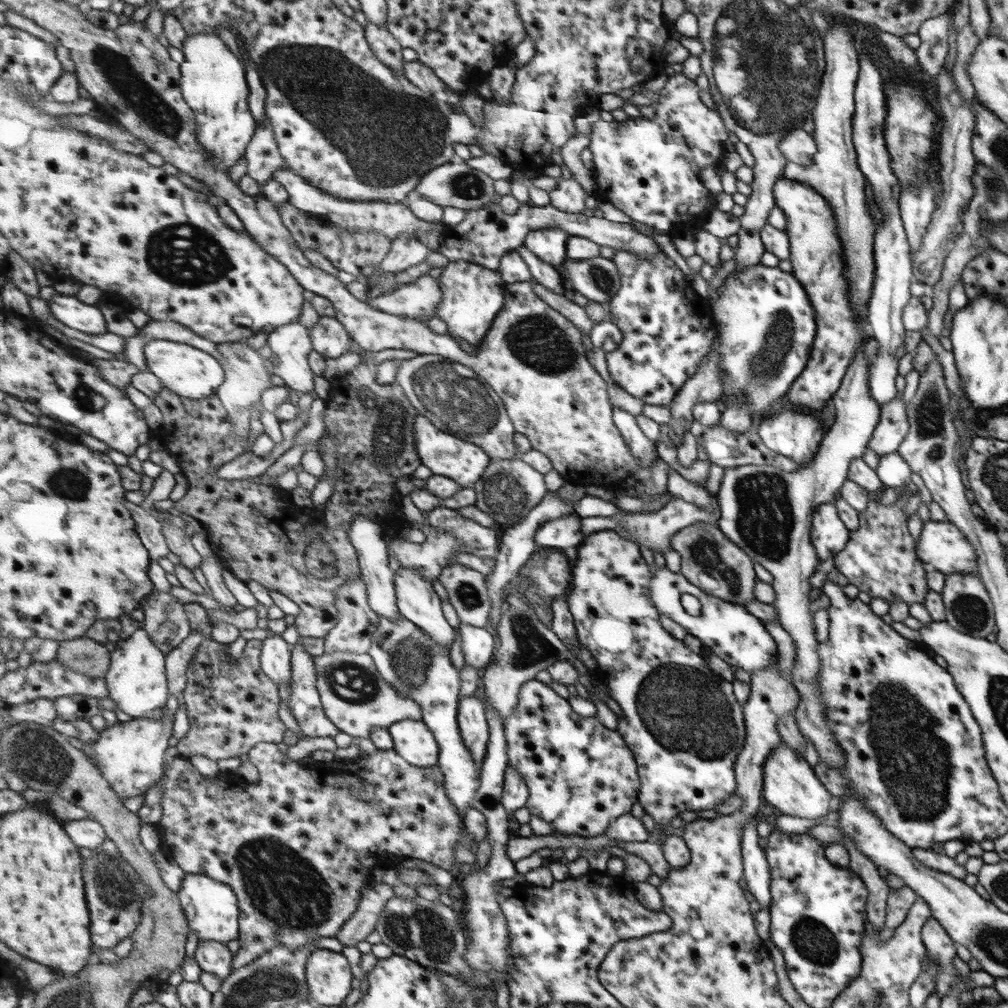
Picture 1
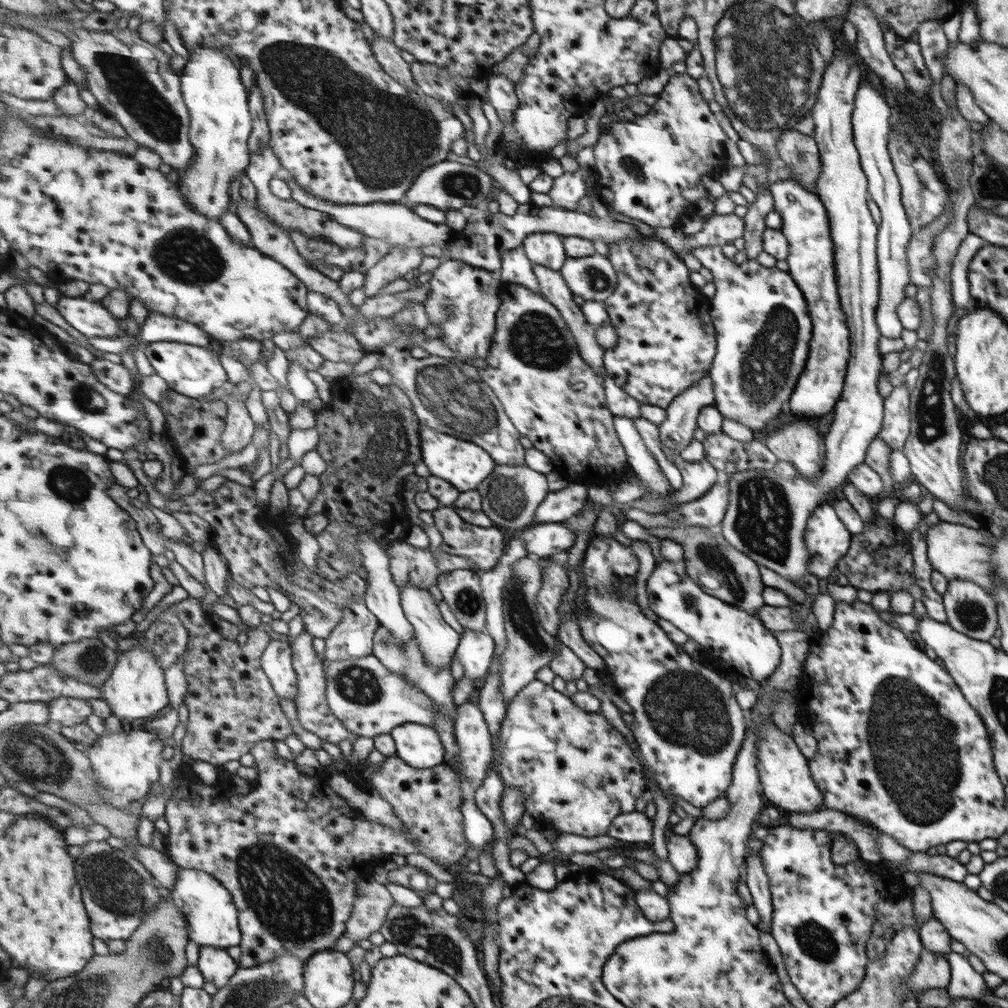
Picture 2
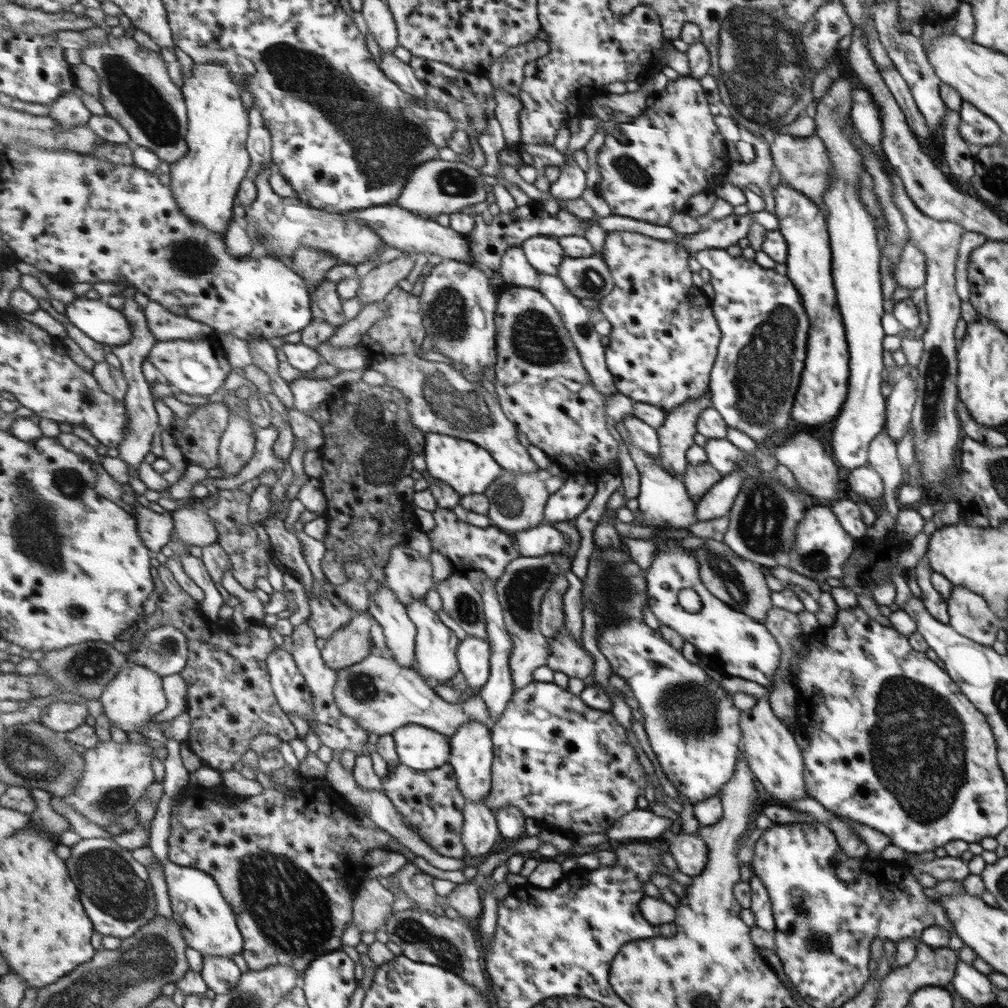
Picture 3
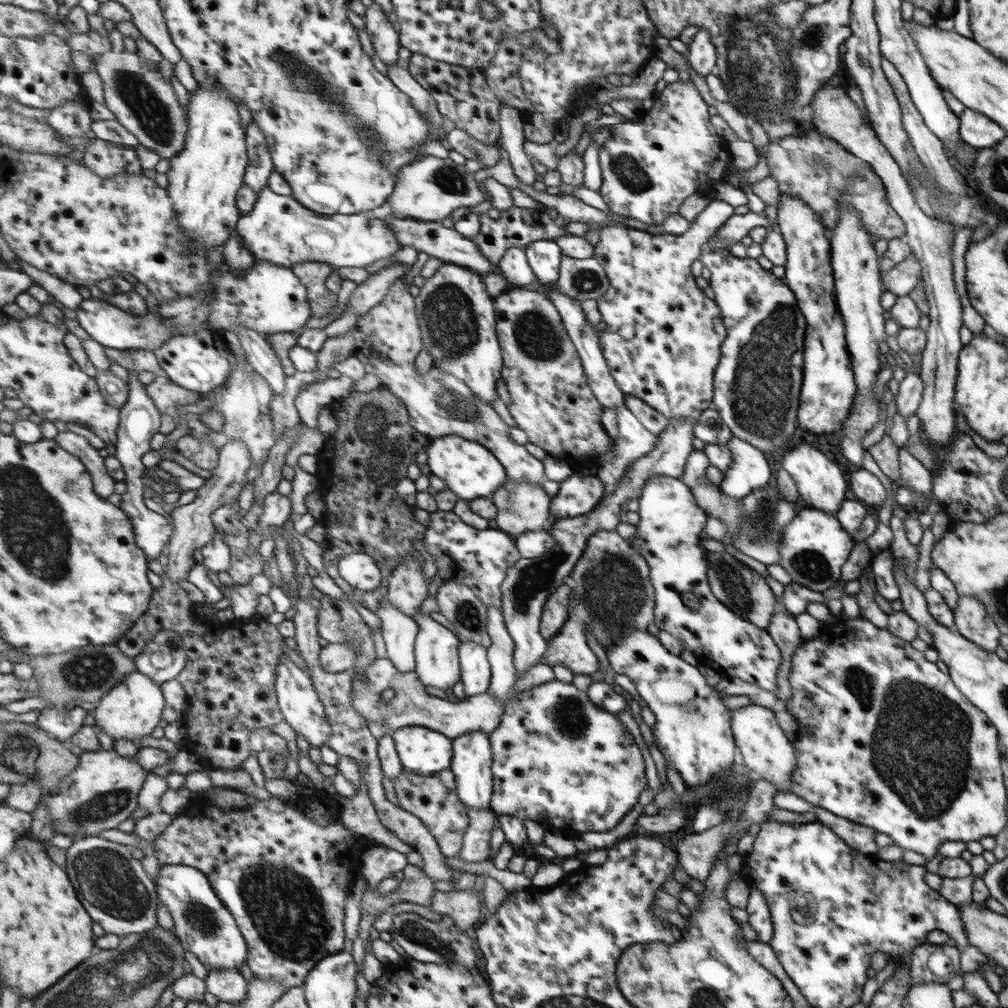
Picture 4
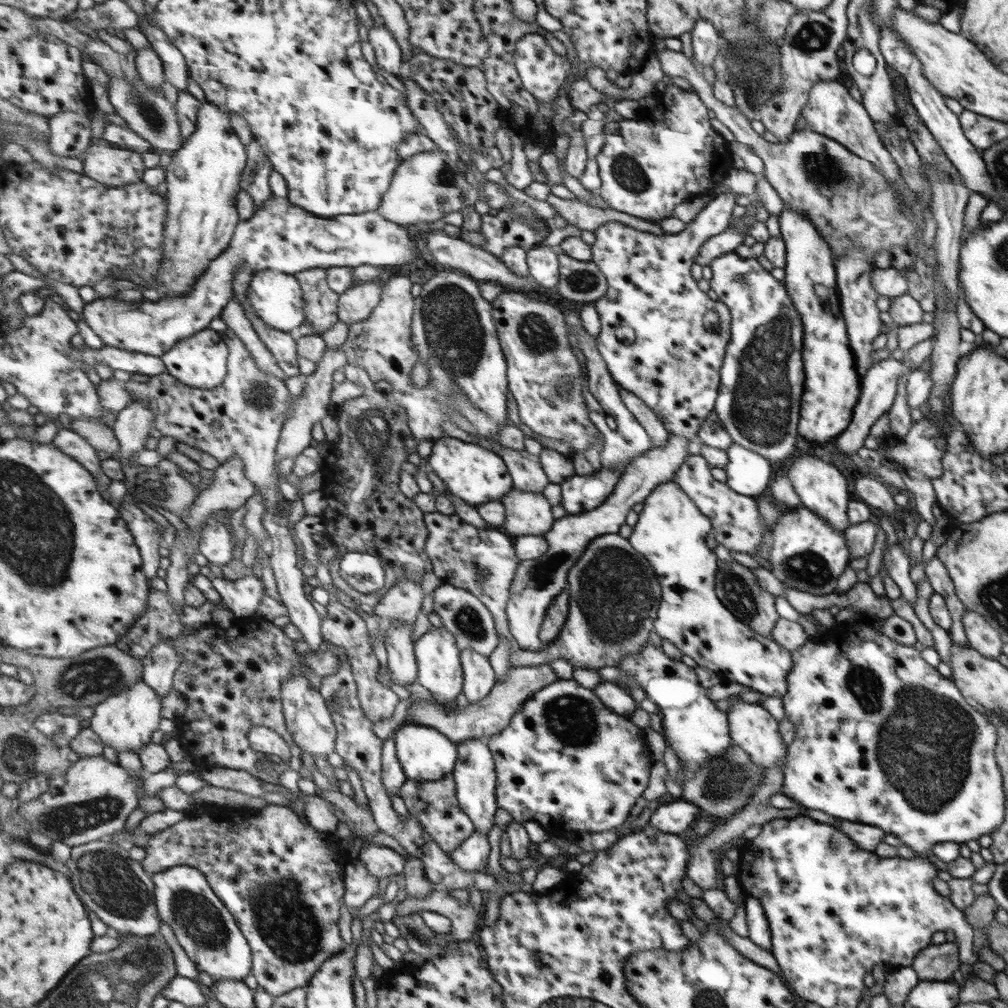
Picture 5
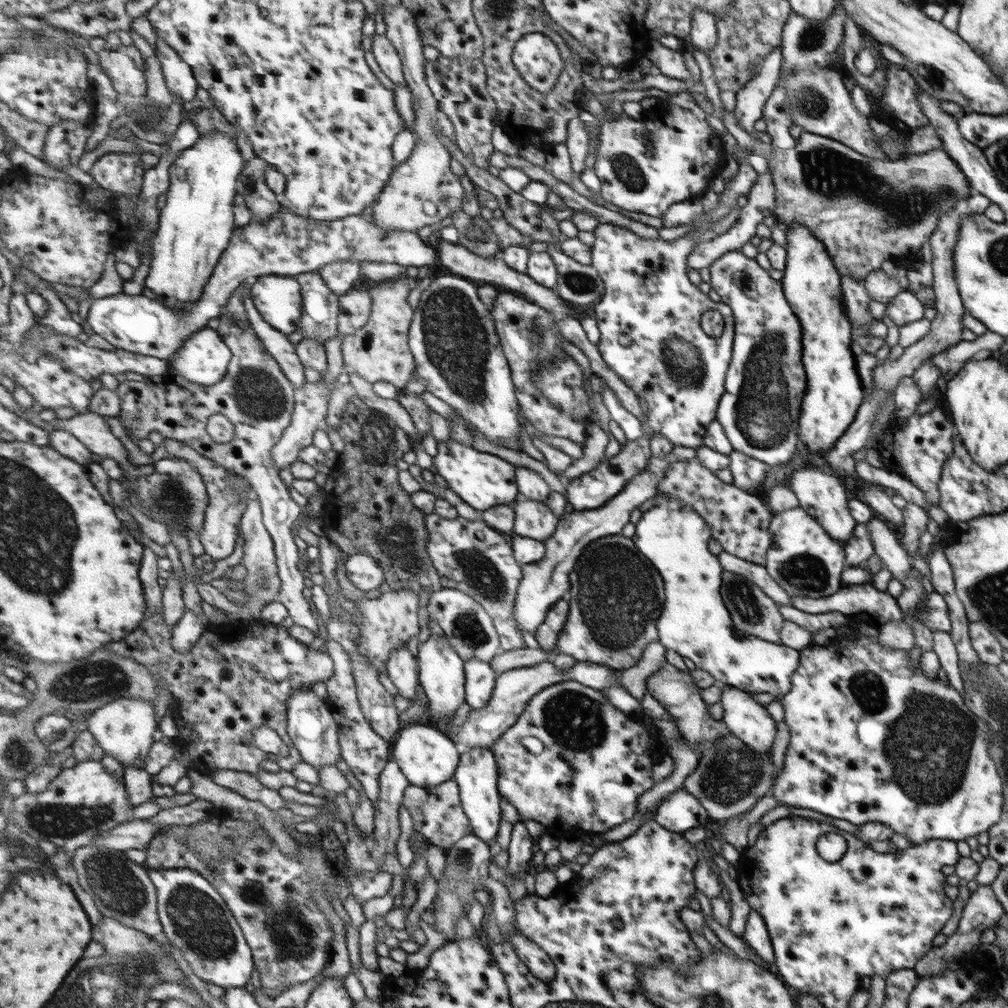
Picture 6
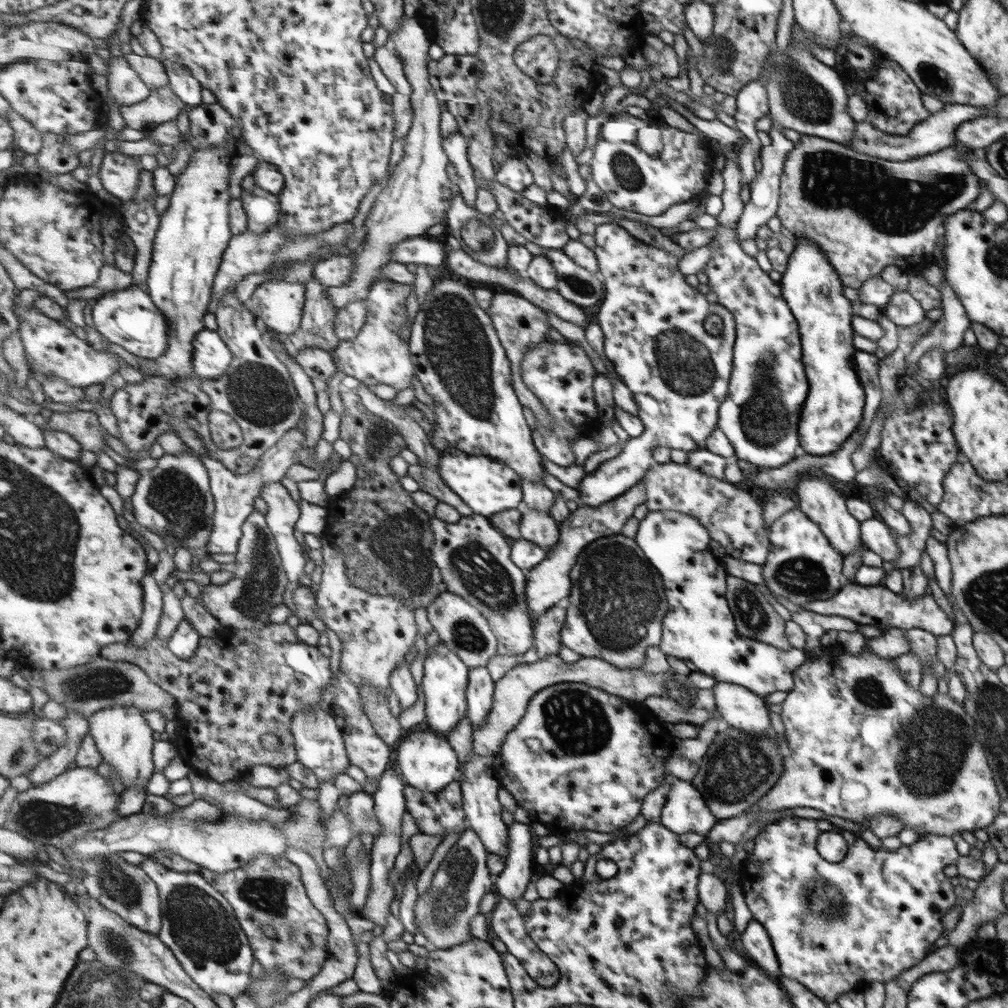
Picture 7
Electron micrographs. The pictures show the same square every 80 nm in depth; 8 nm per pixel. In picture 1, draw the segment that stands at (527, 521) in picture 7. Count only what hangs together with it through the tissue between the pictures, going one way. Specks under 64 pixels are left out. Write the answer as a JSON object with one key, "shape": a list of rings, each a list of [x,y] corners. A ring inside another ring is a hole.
{"shape":[[[501,458],[491,460],[486,474],[473,488],[478,494],[476,506],[503,528],[511,528],[521,523],[550,492],[545,474],[538,472],[531,464],[520,458],[507,461]]]}

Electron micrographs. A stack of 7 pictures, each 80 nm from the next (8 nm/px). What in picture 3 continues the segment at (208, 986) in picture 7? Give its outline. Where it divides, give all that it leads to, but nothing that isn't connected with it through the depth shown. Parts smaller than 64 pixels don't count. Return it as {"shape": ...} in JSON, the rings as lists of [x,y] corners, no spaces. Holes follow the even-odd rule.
{"shape":[[[171,739],[167,741],[167,747],[168,757],[163,762],[165,766],[164,793],[149,822],[148,847],[153,850],[153,857],[161,864],[175,921],[181,924],[181,929],[190,936],[193,948],[203,958],[211,955],[231,959],[235,955],[242,955],[245,950],[245,939],[234,907],[227,902],[213,875],[207,874],[204,870],[175,864],[168,858],[167,839],[172,828],[172,800],[190,784],[190,770],[185,768],[182,759],[182,743]]]}

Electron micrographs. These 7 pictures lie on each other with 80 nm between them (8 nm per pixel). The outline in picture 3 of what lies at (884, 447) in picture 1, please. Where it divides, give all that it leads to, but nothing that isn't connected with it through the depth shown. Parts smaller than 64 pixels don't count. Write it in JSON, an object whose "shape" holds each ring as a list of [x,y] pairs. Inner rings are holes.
{"shape":[[[906,376],[889,387],[887,395],[887,422],[889,440],[897,444],[910,428],[910,414],[915,402],[916,379]]]}

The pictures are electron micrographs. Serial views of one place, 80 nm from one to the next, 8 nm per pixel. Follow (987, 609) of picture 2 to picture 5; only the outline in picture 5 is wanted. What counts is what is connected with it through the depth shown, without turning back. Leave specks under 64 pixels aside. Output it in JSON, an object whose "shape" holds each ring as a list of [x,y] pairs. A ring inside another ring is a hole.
{"shape":[[[966,610],[962,625],[969,646],[987,658],[996,659],[999,656],[1002,642],[997,631],[984,618],[972,610]]]}

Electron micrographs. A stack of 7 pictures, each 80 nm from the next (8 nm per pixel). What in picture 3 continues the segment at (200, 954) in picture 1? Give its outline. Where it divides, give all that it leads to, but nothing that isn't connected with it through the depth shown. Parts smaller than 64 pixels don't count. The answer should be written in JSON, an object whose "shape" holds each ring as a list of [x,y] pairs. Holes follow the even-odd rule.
{"shape":[[[204,956],[202,975],[208,988],[216,995],[233,991],[241,981],[241,968],[227,957]]]}

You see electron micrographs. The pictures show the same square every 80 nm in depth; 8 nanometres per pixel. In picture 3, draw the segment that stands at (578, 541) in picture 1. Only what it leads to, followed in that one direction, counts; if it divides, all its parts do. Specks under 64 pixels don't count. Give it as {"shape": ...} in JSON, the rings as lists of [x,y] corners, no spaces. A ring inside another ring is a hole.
{"shape":[[[547,524],[518,532],[515,538],[520,553],[525,557],[542,557],[549,553],[565,552],[569,543],[564,532]]]}

